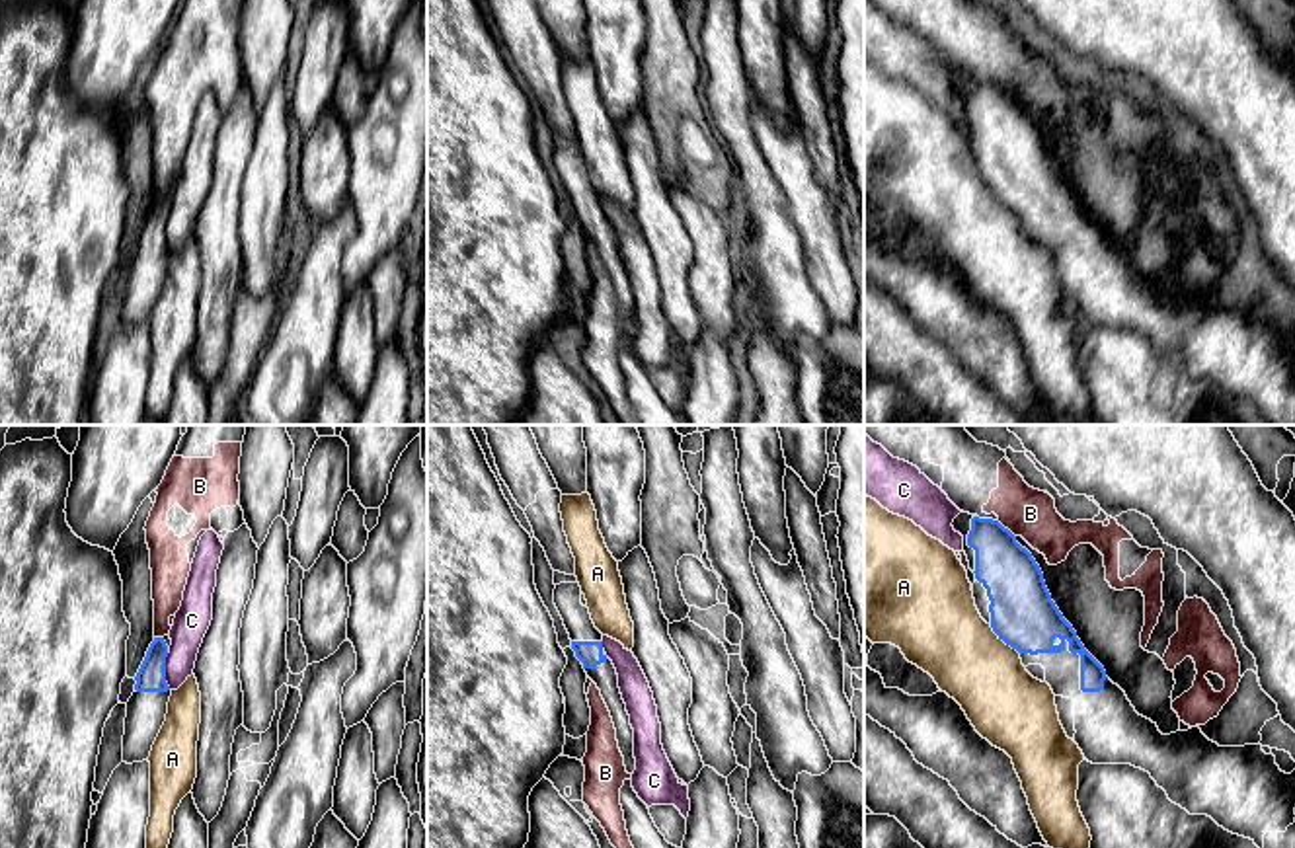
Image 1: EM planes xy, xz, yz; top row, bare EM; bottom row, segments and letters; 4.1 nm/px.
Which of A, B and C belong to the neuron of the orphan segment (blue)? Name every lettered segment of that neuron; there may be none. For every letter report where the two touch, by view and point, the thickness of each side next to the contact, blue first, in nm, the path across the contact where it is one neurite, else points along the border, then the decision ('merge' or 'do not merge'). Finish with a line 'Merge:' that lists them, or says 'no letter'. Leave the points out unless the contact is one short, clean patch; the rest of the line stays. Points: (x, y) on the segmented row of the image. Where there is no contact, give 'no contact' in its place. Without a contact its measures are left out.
A: contact yz (1005, 642); calibres 280 and 340 nm; border yz (989, 624), (1020, 654); do not merge
B: contact yz (1007, 529); calibres 240 and 200 nm; do not merge
C: contact xy (164, 671); calibres 120 and 150 nm; do not merge
Merge: no letter

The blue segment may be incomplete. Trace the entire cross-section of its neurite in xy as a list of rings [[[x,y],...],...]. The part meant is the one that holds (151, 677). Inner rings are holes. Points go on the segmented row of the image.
[[[154,637],[135,676],[135,692],[127,702],[123,762],[148,760],[152,745],[166,721],[172,690],[166,682],[168,645]]]

